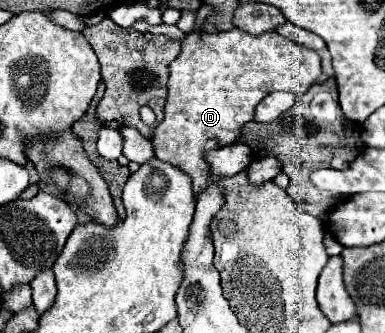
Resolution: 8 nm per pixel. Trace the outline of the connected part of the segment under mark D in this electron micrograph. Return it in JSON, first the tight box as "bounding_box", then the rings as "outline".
{"bounding_box":[155,29,321,197],"outline":[[[241,29],[225,33],[193,31],[181,39],[181,53],[169,65],[169,95],[165,119],[155,127],[155,157],[191,177],[193,193],[199,197],[209,183],[205,151],[231,145],[241,129],[255,117],[255,107],[271,91],[293,91],[301,99],[321,73],[321,57],[287,41],[275,31],[249,35]]]}

